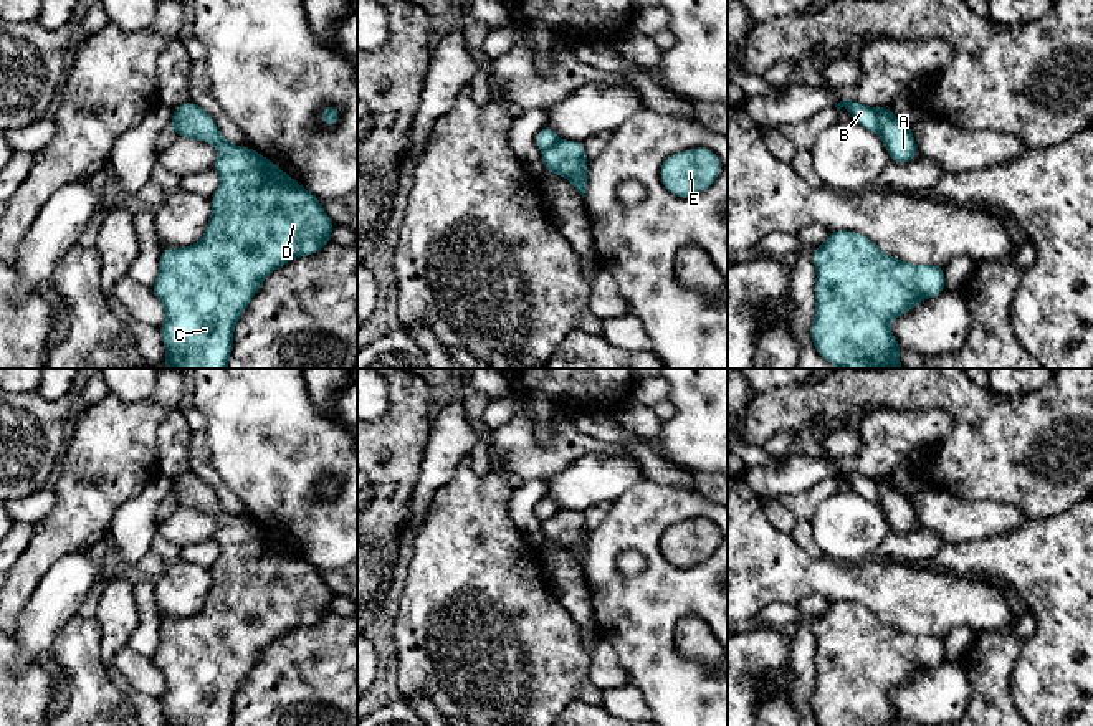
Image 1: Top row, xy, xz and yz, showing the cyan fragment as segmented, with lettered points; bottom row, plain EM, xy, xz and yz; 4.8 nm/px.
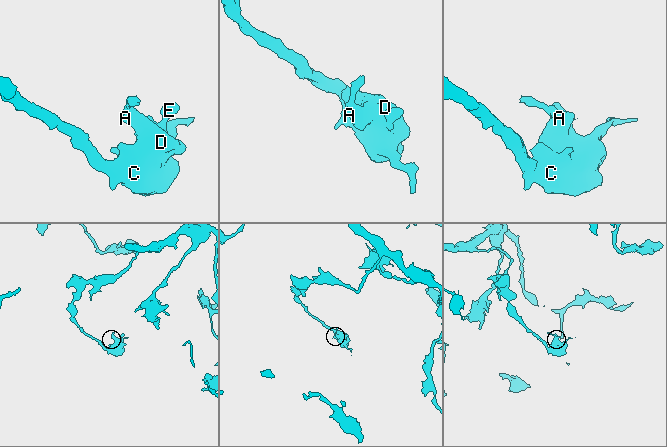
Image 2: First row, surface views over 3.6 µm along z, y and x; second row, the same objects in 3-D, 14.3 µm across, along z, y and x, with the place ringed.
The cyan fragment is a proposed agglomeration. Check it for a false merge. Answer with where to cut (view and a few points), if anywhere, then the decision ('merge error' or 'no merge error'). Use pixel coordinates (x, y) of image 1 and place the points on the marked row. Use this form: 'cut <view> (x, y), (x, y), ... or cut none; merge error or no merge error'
cut yz (875, 109), (880, 129); merge error

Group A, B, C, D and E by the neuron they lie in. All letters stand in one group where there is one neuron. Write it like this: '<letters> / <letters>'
A C D E / B

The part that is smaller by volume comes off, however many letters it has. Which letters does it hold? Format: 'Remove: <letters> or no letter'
Remove: B

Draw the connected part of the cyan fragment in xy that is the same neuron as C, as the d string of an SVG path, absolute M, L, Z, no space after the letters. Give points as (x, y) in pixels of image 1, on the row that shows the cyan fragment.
M187 101L174 109L177 136L212 142L218 155L213 170L220 185L212 197L212 217L203 238L192 246L162 248L159 275L150 286L165 309L165 321L159 327L165 347L167 369L227 369L233 349L233 331L238 318L258 291L261 281L281 265L309 256L331 241L334 222L326 215L321 202L301 184L293 180L276 164L251 147L228 142L215 121L195 103Z

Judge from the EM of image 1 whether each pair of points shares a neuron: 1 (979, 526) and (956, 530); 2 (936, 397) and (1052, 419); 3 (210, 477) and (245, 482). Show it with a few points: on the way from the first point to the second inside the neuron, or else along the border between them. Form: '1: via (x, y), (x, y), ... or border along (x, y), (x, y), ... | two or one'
1: via (974, 526), (961, 526) | one
2: via (964, 402), (983, 419), (1024, 419) | one
3: border along (207, 444), (212, 453), (212, 468), (247, 510) | two

